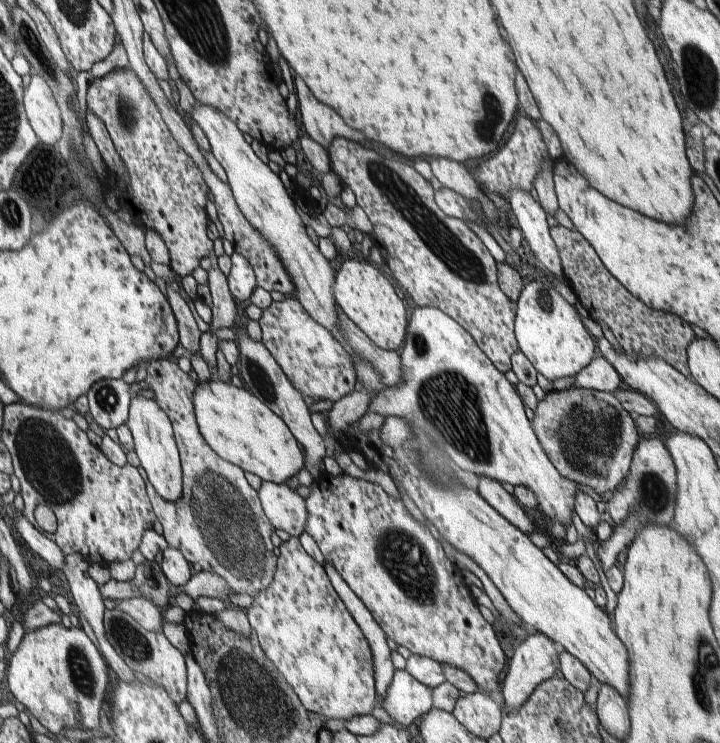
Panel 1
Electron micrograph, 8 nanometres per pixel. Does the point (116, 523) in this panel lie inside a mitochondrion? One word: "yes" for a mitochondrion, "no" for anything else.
no

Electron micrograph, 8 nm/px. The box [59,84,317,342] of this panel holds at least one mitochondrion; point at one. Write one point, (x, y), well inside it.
(129, 116)

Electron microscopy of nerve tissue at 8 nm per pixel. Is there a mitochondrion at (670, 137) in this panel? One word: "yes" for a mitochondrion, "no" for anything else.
no

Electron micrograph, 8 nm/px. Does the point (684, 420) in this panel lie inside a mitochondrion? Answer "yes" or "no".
no

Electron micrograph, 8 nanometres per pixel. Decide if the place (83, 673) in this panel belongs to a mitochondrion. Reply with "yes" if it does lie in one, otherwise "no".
yes

